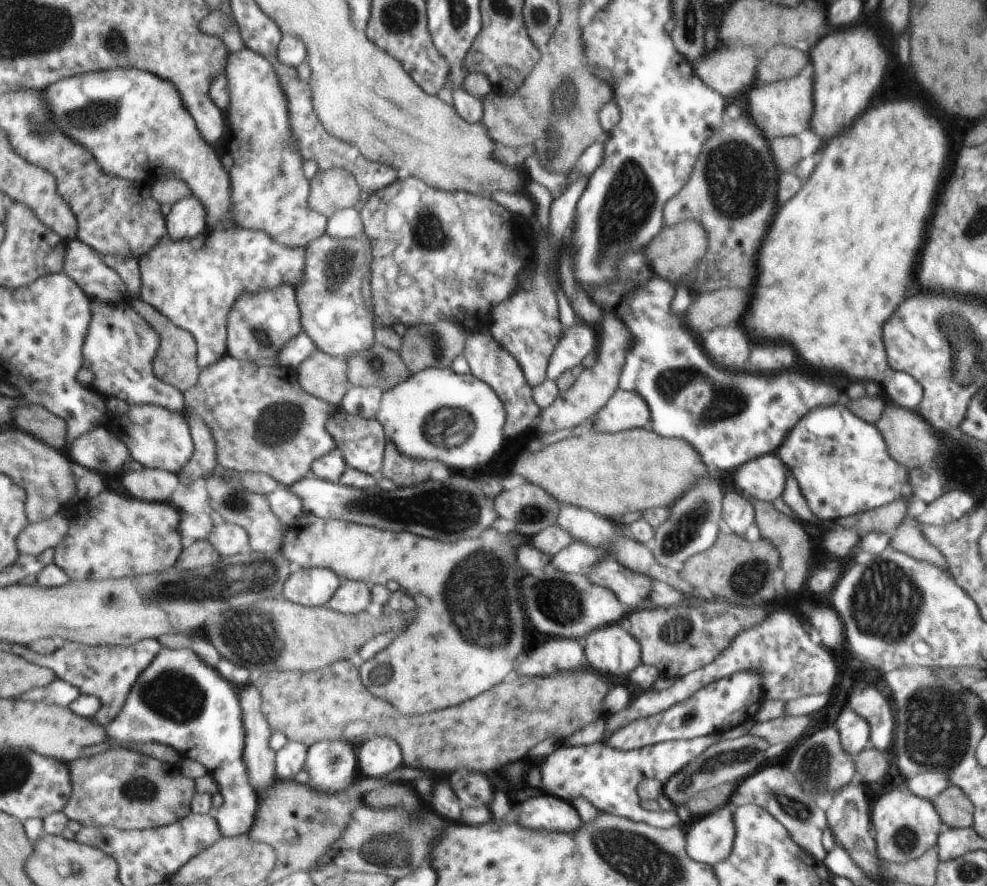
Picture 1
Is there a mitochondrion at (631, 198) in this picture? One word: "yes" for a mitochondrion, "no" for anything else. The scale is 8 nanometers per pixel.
yes

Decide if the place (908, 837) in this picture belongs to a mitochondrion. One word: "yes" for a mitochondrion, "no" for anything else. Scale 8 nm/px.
yes

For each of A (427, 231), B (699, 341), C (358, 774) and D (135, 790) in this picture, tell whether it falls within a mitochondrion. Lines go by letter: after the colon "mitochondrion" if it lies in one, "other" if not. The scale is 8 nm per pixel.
A: mitochondrion
B: other
C: other
D: mitochondrion

